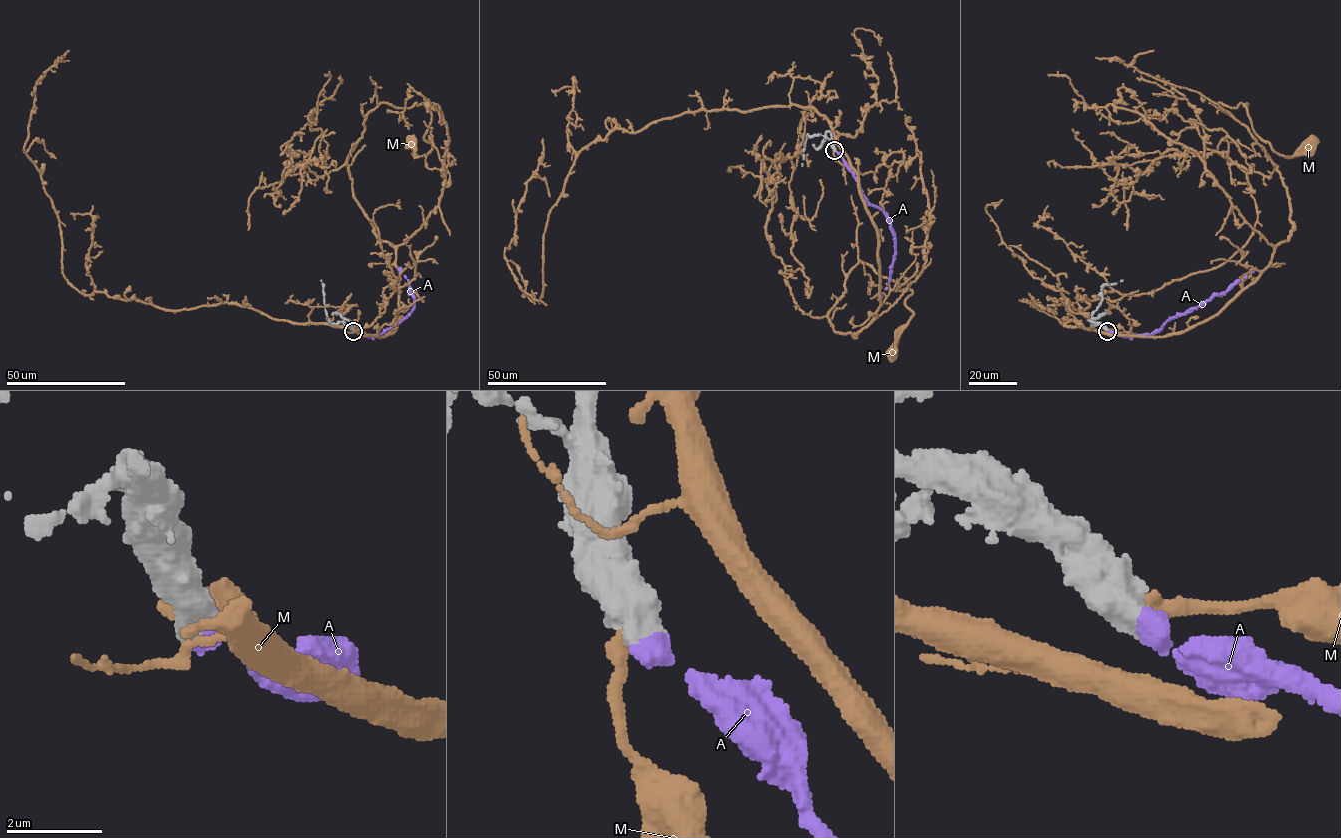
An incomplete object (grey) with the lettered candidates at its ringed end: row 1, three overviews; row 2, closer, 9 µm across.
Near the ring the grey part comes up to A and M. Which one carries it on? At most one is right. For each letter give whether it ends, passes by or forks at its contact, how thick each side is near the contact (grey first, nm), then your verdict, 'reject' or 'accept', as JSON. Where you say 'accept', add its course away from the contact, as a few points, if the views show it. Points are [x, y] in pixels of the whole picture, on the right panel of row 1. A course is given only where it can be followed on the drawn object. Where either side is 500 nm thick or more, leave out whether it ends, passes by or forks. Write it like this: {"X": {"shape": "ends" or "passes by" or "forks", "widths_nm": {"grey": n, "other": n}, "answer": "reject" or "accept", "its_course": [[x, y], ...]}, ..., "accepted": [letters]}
{"A": {"widths_nm": {"grey": 700, "other": 550}, "answer": "accept", "its_course": [[1107, 330], [1130, 337], [1153, 334], [1167, 320], [1223, 294], [1256, 268]]}, "M": {"widths_nm": {"grey": 850, "other": 400}, "answer": "reject"}, "accepted": ["A"]}

